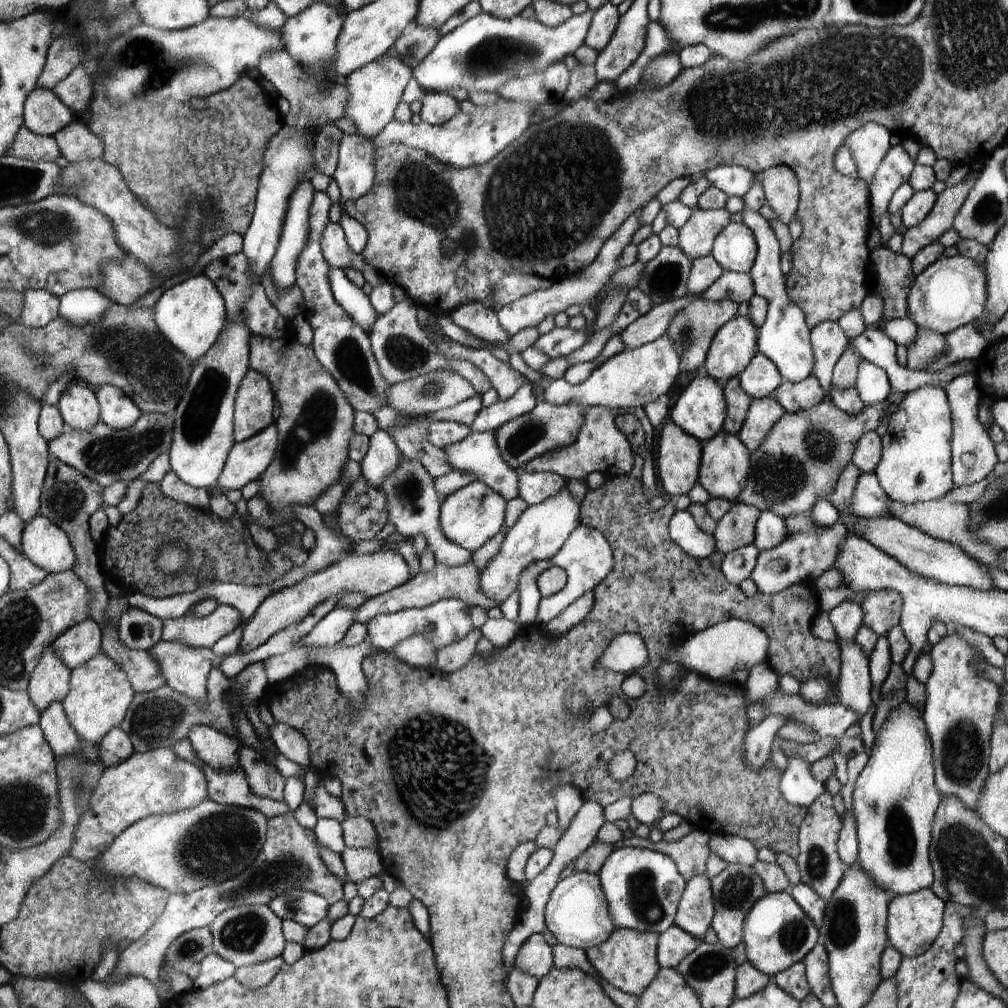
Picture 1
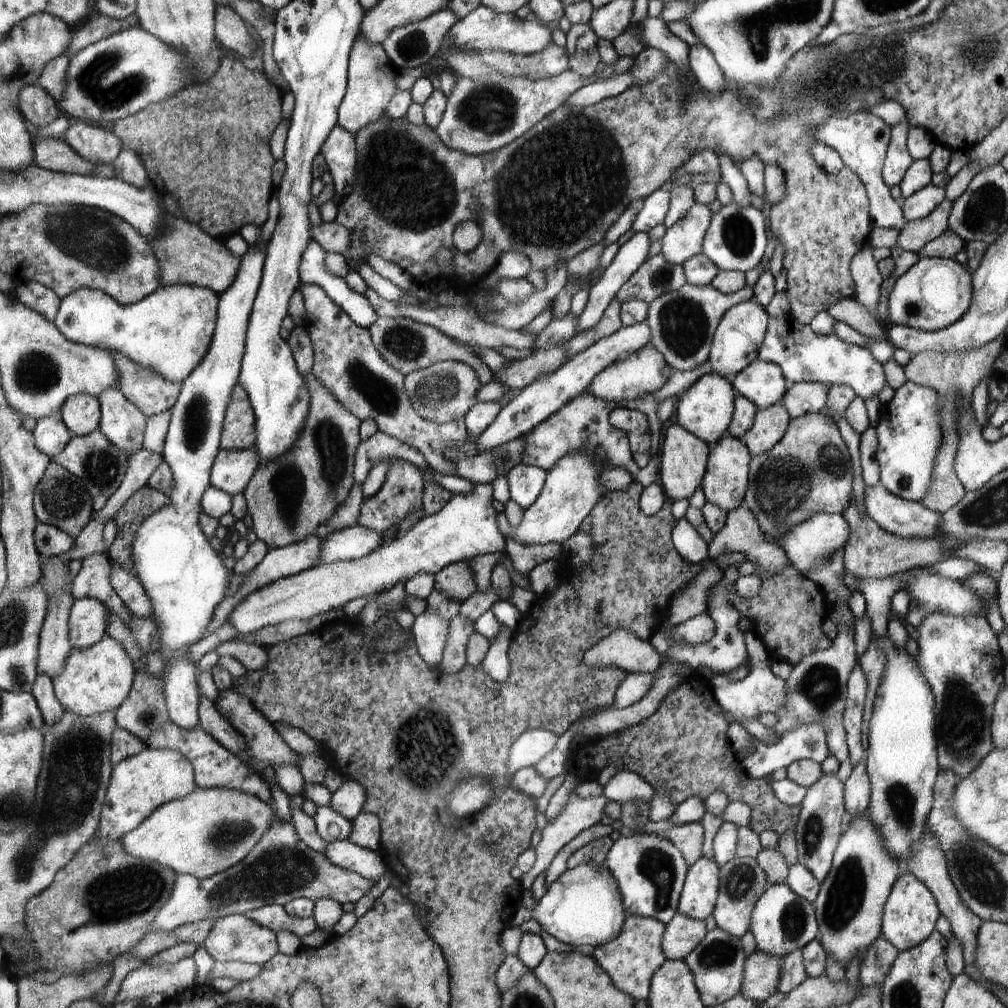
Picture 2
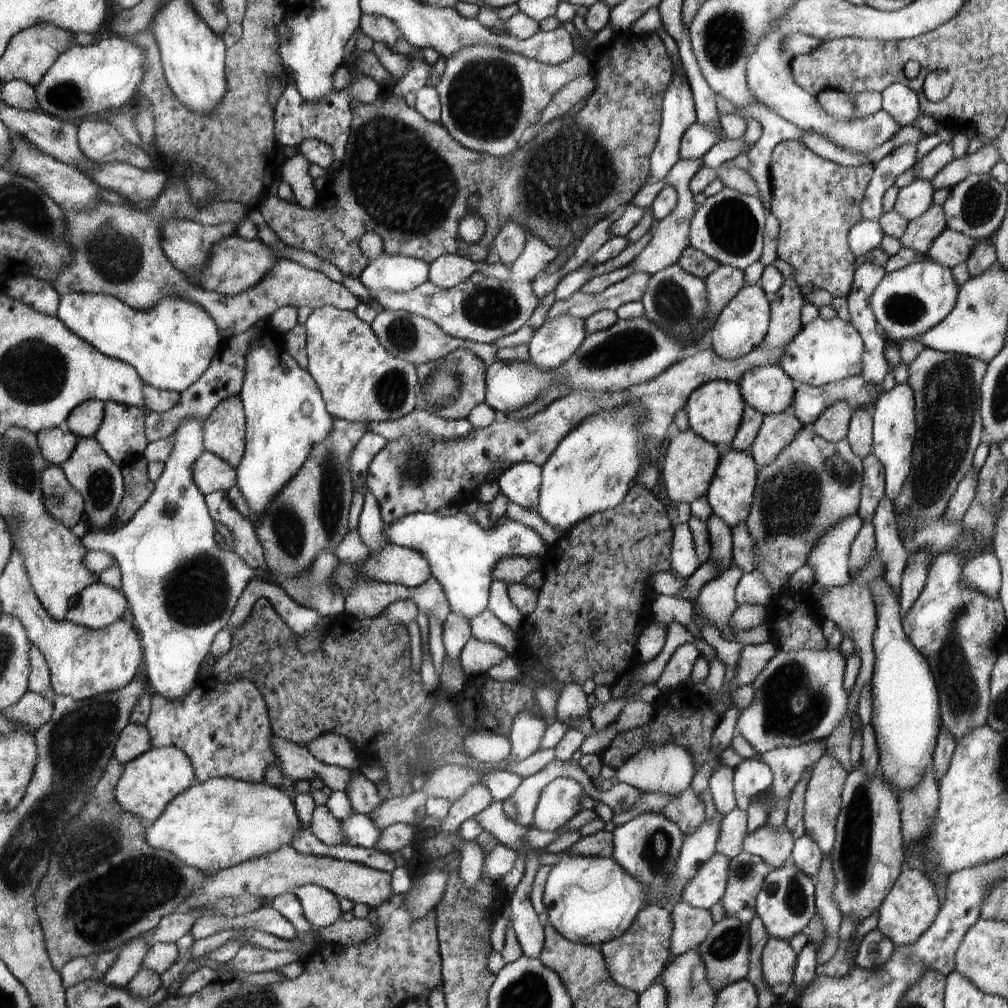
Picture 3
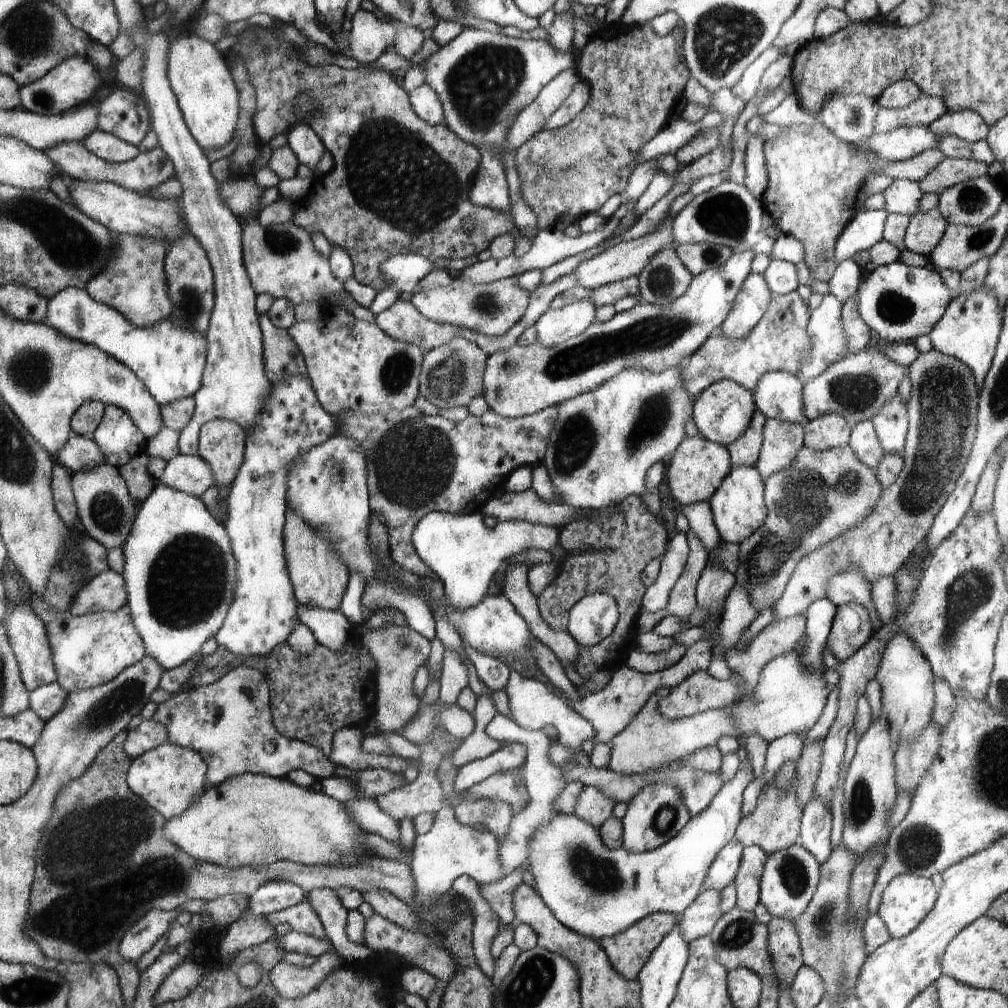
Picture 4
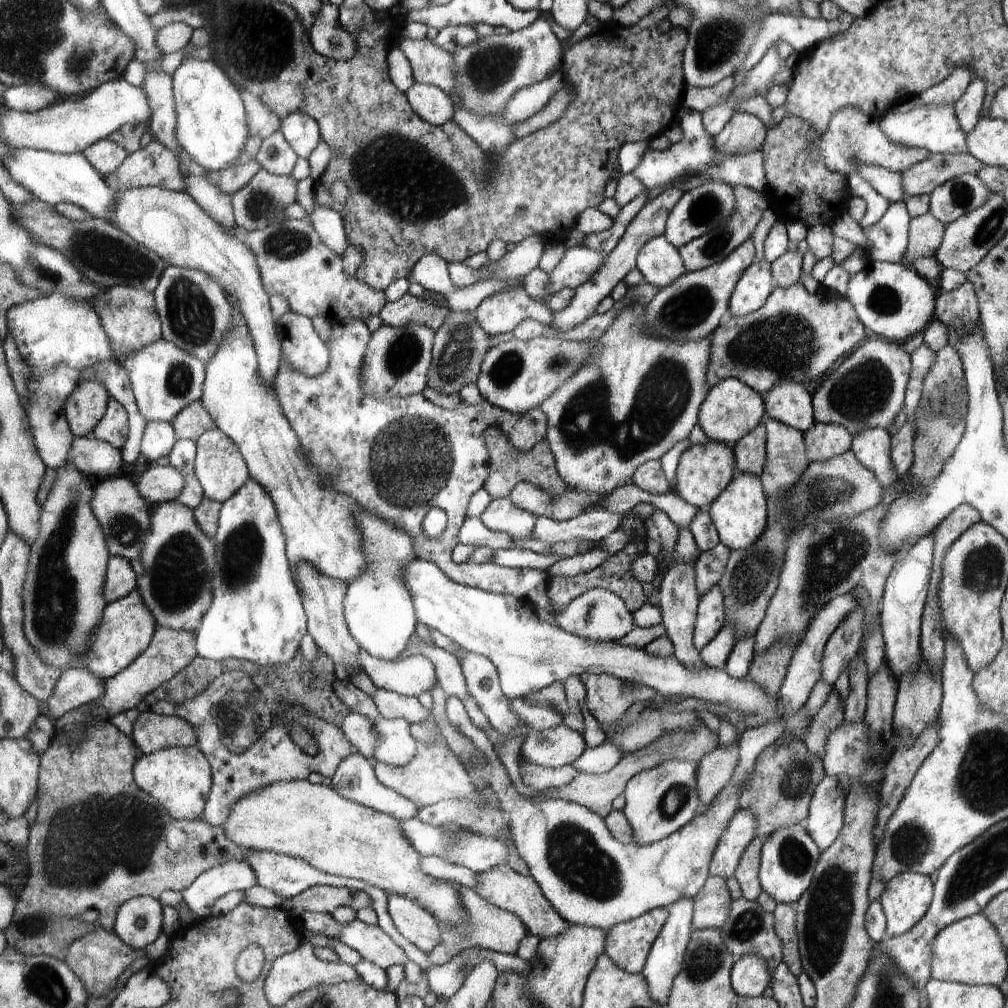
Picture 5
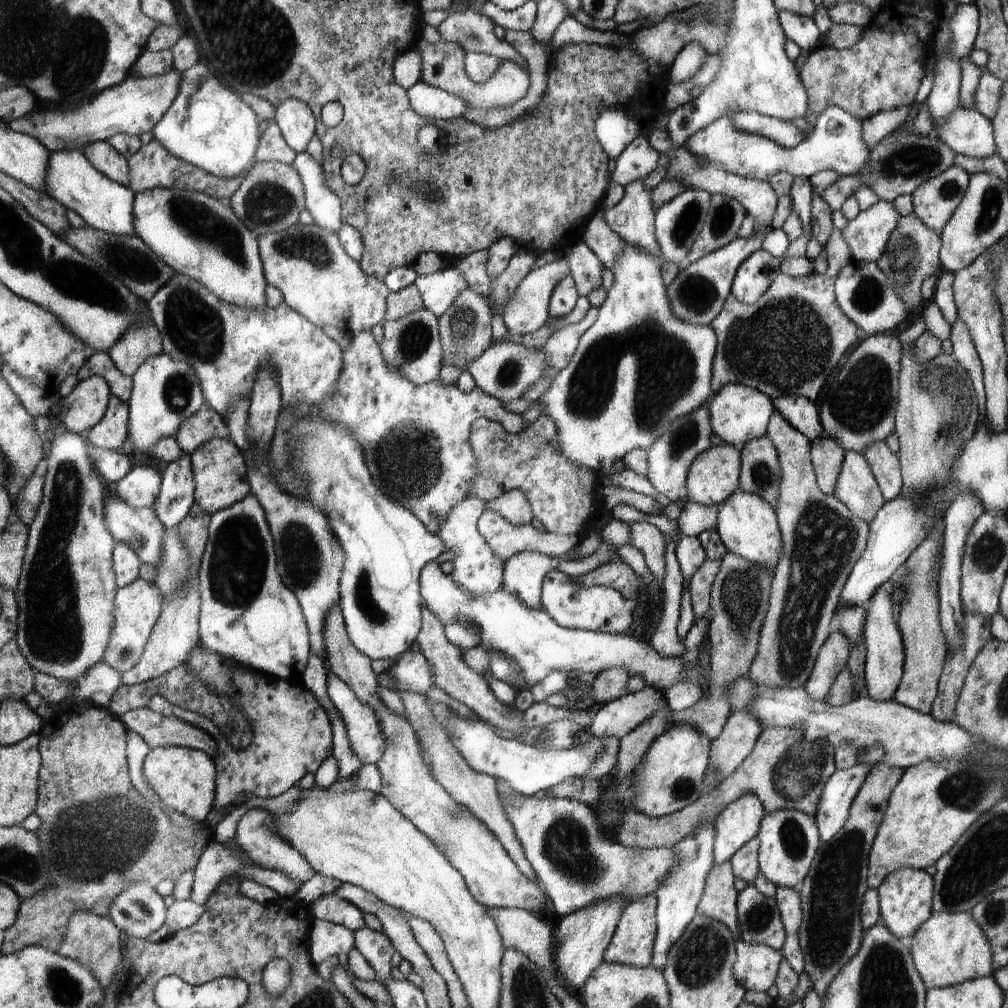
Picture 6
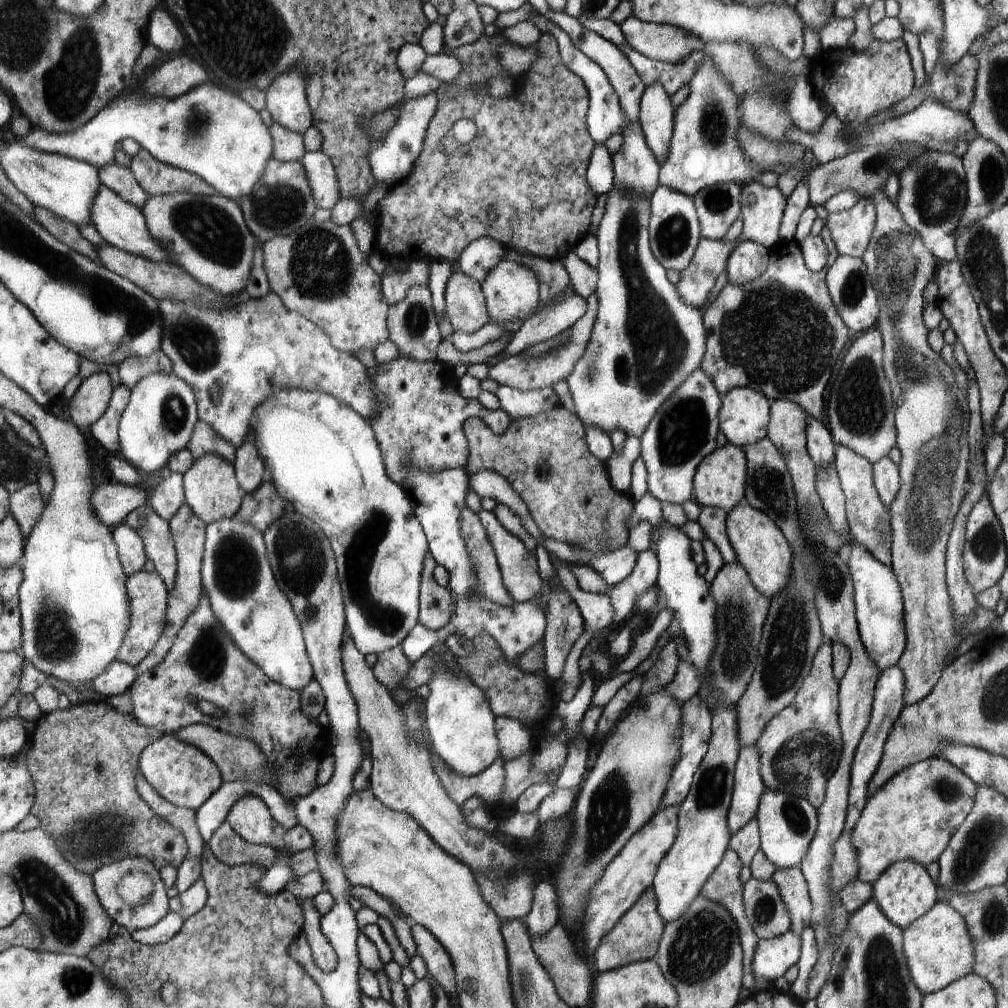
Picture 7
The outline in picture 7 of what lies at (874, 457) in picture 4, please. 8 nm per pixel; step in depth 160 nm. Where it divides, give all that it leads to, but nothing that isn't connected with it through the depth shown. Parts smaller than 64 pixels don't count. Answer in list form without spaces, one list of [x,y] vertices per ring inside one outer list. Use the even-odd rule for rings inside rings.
[[[887,456],[873,464],[873,481],[880,500],[891,508],[901,485],[898,465]]]

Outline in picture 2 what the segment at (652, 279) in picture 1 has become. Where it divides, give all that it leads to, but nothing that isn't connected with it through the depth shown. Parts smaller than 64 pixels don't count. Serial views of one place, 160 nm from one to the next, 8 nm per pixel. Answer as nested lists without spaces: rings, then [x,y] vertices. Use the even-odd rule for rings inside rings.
[[[662,254],[648,258],[631,278],[628,278],[618,292],[616,300],[622,302],[642,300],[650,303],[666,292],[674,292],[687,284],[682,265],[668,262]]]

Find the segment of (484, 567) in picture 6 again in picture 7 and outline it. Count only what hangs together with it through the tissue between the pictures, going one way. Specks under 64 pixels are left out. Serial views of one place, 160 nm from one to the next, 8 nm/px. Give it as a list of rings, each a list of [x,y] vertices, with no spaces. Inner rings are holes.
[[[414,468],[407,470],[405,492],[412,500],[416,516],[419,517],[429,540],[431,556],[440,566],[448,570],[447,589],[453,596],[455,607],[449,623],[432,634],[420,623],[415,624],[400,646],[410,664],[428,651],[435,641],[445,641],[450,634],[464,636],[468,640],[477,637],[491,637],[503,652],[509,665],[519,668],[519,661],[543,637],[547,620],[545,612],[539,608],[541,603],[512,603],[511,605],[496,604],[479,593],[479,578],[475,571],[475,562],[469,555],[469,548],[461,533],[461,513],[467,508],[469,494],[469,476],[462,469],[446,469],[439,473],[424,473]]]

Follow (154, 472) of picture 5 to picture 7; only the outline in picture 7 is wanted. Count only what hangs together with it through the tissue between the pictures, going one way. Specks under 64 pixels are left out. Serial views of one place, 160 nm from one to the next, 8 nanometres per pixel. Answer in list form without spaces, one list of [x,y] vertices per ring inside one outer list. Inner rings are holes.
[[[114,480],[100,483],[98,489],[93,489],[91,503],[96,514],[105,525],[116,527],[138,507],[146,504],[146,493],[140,484],[125,485]]]

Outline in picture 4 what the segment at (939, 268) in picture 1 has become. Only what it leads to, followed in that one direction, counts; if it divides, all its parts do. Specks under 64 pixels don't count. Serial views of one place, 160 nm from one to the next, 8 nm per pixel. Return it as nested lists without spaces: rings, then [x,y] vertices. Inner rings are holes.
[[[902,262],[882,264],[870,272],[864,280],[858,294],[858,311],[868,328],[874,330],[880,336],[881,343],[898,344],[914,342],[916,338],[929,334],[940,321],[944,312],[948,309],[954,295],[946,284],[942,282],[939,274],[925,267],[910,267]]]

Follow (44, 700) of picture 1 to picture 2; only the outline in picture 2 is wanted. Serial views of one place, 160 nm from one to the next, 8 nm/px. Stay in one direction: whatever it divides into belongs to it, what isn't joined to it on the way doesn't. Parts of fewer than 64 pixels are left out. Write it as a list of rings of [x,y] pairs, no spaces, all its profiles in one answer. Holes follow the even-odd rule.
[[[39,556],[41,560],[42,578],[44,578],[44,592],[50,600],[48,604],[47,616],[44,616],[43,629],[39,635],[39,658],[37,666],[40,674],[48,674],[50,679],[58,674],[62,674],[64,664],[71,652],[70,636],[70,612],[73,605],[73,595],[71,594],[70,572],[68,564],[64,564],[59,556]]]

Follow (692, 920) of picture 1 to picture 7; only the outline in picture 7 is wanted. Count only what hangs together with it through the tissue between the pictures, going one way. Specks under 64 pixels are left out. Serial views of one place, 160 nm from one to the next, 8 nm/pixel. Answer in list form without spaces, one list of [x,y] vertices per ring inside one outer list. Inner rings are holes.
[[[739,747],[738,762],[735,764],[734,794],[727,814],[727,827],[731,836],[743,830],[758,816],[759,804],[766,785],[760,776],[759,753],[752,747]]]

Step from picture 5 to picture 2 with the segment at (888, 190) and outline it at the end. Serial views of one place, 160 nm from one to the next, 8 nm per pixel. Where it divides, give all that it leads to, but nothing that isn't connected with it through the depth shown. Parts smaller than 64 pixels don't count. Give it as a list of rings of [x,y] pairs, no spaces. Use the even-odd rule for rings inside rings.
[[[928,184],[904,200],[901,207],[904,219],[916,221],[925,218],[942,200],[945,200],[945,188]]]

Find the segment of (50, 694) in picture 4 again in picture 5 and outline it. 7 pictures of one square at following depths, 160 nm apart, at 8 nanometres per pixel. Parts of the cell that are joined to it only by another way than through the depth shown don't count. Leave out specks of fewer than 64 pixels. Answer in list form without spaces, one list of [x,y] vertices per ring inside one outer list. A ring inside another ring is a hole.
[[[70,666],[59,676],[50,698],[39,704],[45,705],[49,719],[54,722],[80,705],[101,697],[103,682],[83,667]]]

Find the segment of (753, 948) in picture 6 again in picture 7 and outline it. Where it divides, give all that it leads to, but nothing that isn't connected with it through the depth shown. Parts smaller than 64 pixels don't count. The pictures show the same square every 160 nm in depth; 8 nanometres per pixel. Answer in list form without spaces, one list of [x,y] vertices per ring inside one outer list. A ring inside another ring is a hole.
[[[791,930],[771,939],[760,939],[752,958],[753,974],[773,984],[791,966],[797,964],[800,944],[800,937]]]

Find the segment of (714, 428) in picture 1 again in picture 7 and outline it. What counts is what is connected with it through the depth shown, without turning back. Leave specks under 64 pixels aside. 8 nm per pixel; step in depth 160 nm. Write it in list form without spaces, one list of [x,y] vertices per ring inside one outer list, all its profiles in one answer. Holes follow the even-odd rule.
[[[736,387],[721,397],[720,430],[728,443],[747,447],[766,438],[771,406],[763,392]]]

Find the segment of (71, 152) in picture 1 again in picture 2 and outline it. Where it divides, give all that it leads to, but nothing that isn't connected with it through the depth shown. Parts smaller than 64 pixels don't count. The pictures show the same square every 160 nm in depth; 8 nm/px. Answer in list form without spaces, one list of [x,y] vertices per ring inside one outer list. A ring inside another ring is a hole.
[[[71,120],[68,130],[64,132],[63,141],[75,154],[80,154],[92,164],[114,163],[123,151],[120,136],[99,124],[86,124],[82,120]]]

